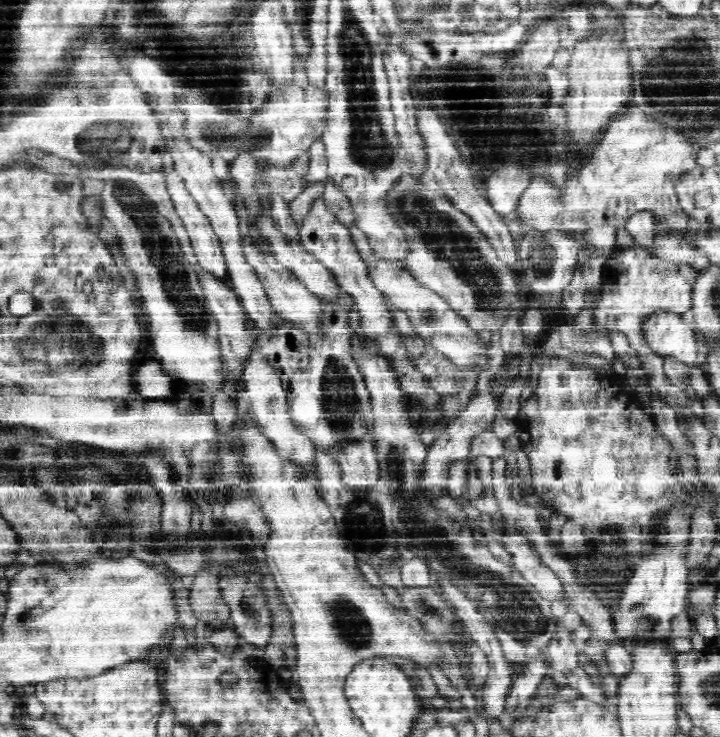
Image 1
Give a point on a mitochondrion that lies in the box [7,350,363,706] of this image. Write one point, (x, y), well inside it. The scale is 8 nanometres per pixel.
(45, 579)

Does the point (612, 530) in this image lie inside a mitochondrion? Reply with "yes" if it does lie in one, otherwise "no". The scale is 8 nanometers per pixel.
no

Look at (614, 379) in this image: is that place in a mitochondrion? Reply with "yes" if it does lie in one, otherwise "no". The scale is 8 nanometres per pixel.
no

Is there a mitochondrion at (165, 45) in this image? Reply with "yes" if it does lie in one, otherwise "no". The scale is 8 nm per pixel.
yes

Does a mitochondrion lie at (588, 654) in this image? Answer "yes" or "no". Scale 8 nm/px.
no

